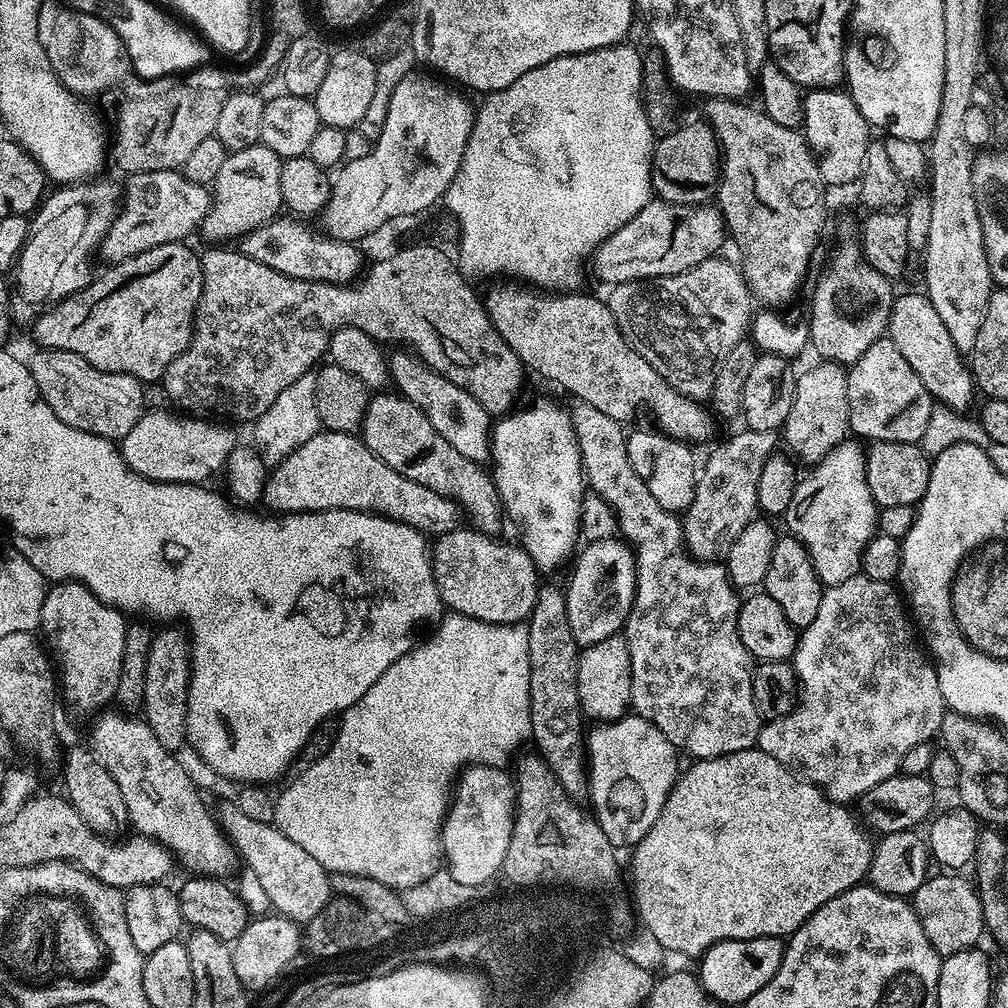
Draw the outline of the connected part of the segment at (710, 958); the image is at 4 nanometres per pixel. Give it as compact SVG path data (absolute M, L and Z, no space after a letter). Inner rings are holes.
M778 936L718 942L699 957L700 984L721 1006L743 1006L751 996L758 994L758 990L762 990L762 986L766 986L766 982L770 982L770 978L774 978L784 957L784 946L785 941Z

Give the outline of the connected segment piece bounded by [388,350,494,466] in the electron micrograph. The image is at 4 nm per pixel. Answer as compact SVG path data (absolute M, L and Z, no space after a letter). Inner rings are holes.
M408 350L403 351L388 356L388 375L391 383L397 384L395 387L399 395L414 402L414 406L418 406L418 410L422 410L422 414L430 418L434 430L438 430L438 434L442 434L442 438L446 438L446 442L450 442L450 446L458 450L458 454L470 458L470 462L475 464L487 465L492 455L494 420L482 406L482 402L466 394L462 386L454 386L454 382L450 382L442 374L433 372L419 356Z

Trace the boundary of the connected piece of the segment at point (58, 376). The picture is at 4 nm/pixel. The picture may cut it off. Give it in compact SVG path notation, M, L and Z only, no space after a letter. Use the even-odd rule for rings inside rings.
M36 350L32 360L27 361L27 366L32 371L42 398L50 410L54 410L54 414L66 422L66 426L120 442L146 412L142 398L144 384L141 381L126 374L98 370L90 366L86 358L78 358L78 354Z

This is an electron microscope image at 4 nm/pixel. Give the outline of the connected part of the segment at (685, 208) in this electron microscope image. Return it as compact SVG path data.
M659 198L649 200L626 226L614 230L590 257L590 268L607 286L655 276L677 276L713 259L726 241L724 215L719 207L706 204L671 204Z

